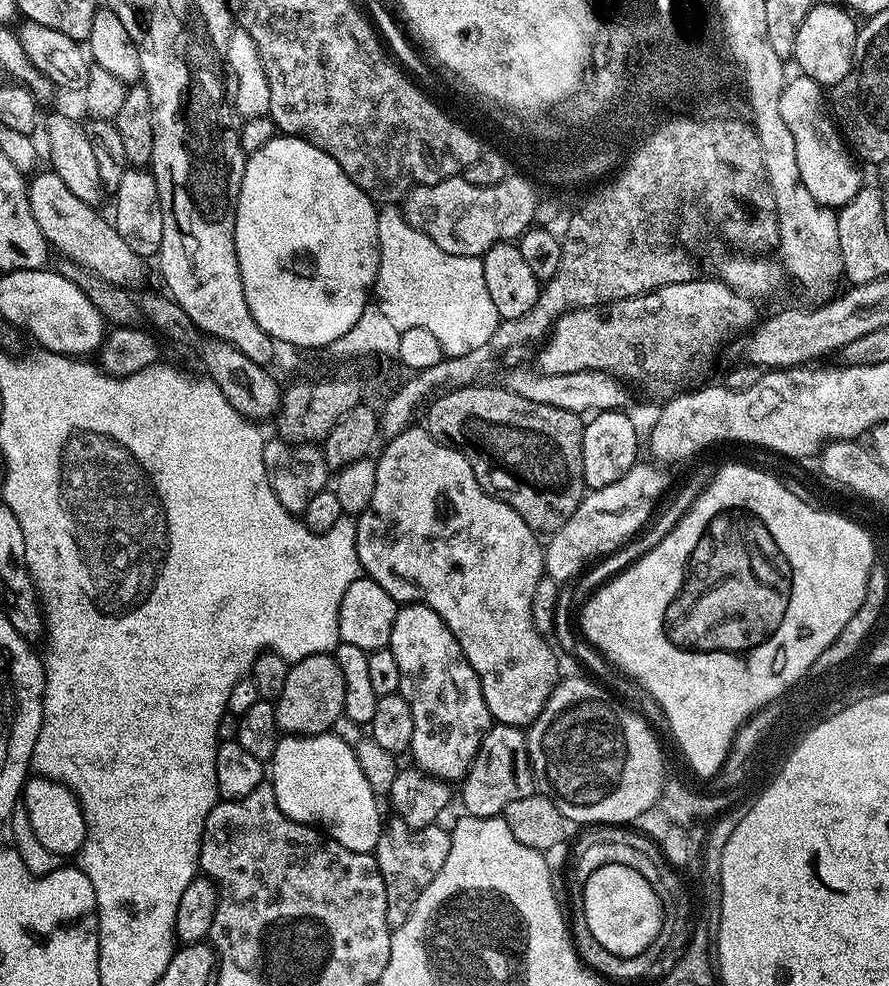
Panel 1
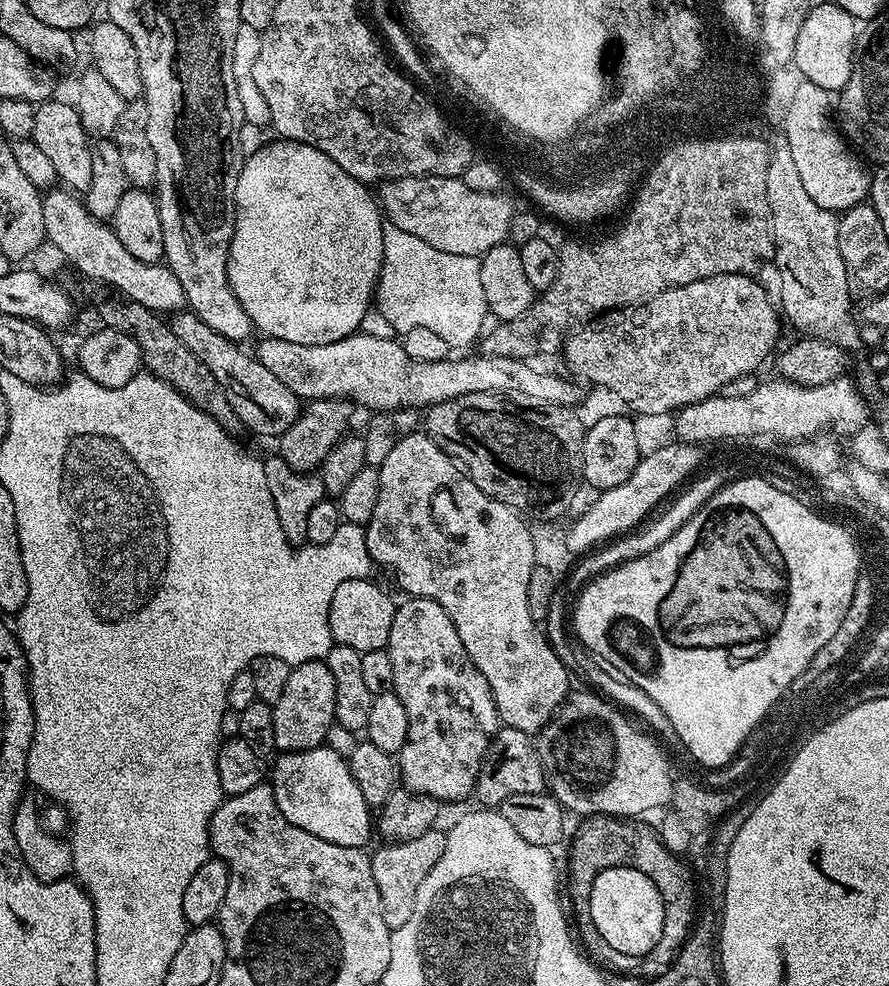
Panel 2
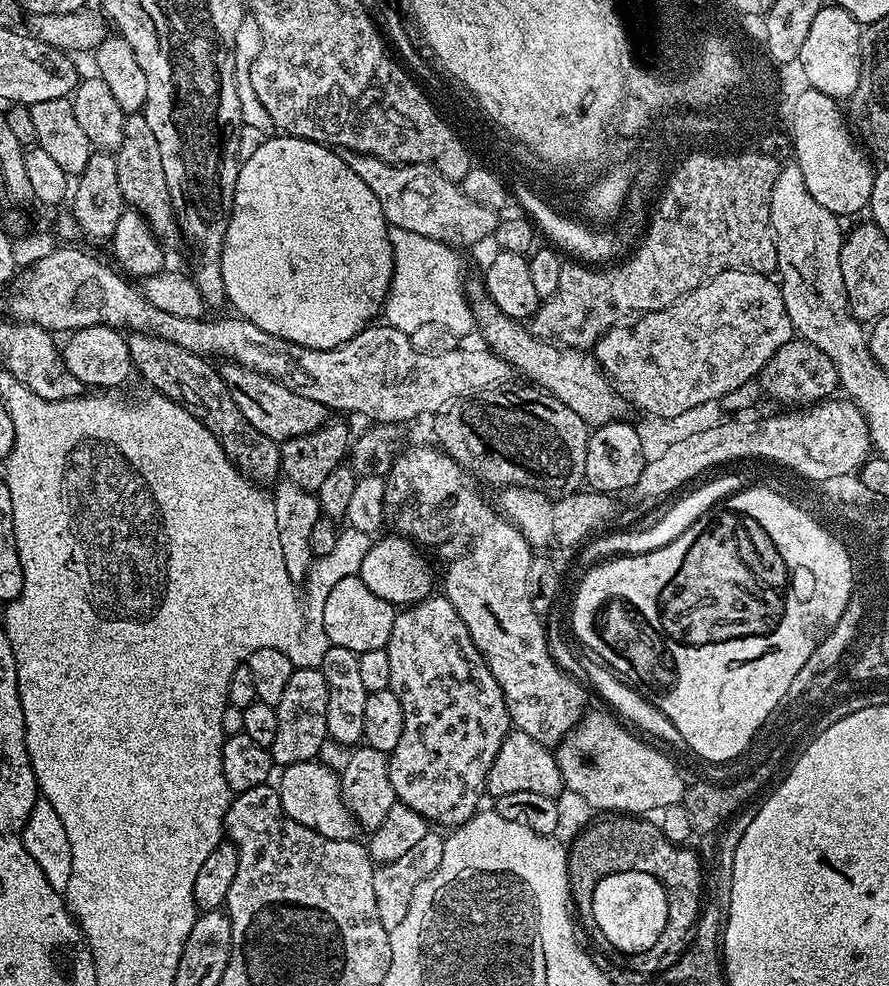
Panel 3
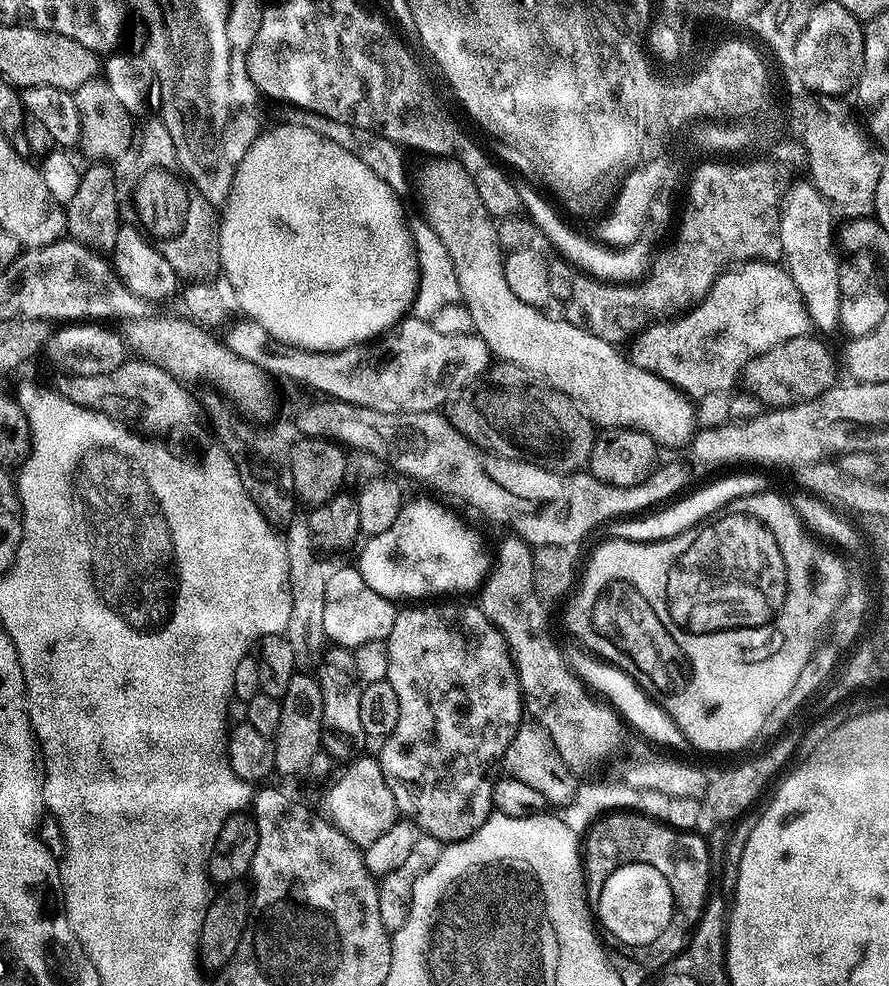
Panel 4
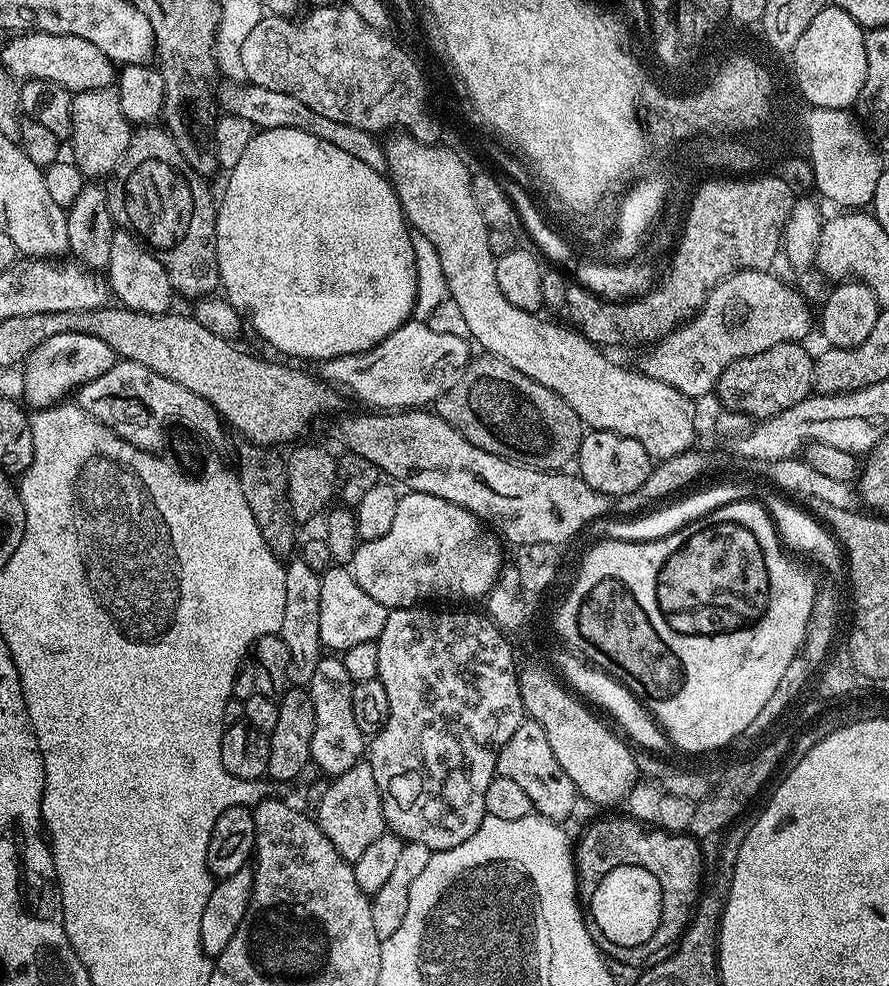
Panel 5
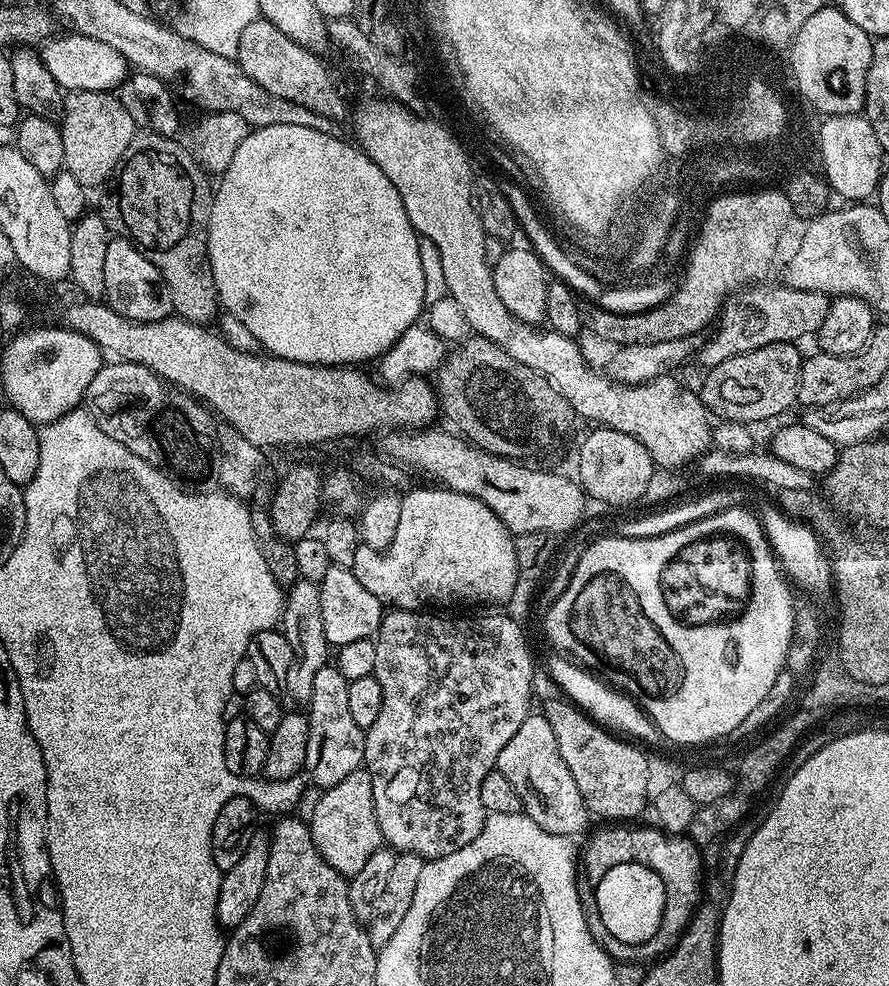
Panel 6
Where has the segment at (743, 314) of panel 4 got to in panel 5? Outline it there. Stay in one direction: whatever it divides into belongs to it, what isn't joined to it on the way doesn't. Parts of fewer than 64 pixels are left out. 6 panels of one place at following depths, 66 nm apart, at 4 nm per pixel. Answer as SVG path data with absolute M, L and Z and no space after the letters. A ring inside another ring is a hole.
M746 268L743 272L733 272L725 280L719 280L699 312L688 323L681 324L669 336L655 341L645 351L649 352L645 354L642 365L644 375L674 386L674 390L686 397L699 398L715 389L722 374L734 362L747 356L762 354L762 350L770 350L770 346L803 341L803 336L812 328L812 312L799 291L791 292L772 274L768 270Z

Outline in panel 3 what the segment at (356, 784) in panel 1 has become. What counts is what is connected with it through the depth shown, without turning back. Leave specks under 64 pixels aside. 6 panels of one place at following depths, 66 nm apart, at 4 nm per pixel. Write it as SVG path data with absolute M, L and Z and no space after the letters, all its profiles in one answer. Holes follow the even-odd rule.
M319 759L283 765L278 783L280 805L294 822L335 840L354 840L358 825L340 793L340 778L337 769L327 768Z

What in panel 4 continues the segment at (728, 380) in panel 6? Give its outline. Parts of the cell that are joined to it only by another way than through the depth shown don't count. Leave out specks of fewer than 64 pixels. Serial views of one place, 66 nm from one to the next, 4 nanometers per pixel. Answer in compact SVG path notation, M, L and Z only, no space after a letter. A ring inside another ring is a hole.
M812 334L790 338L766 354L755 356L742 373L742 384L747 391L755 394L769 409L789 408L802 402L818 398L837 383L838 377L832 369L832 356L827 348Z

